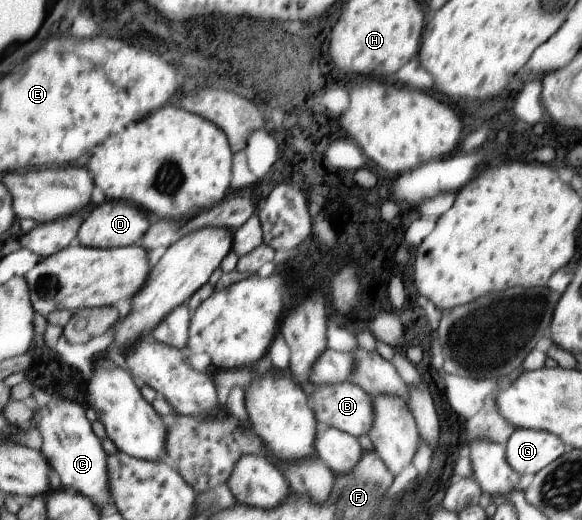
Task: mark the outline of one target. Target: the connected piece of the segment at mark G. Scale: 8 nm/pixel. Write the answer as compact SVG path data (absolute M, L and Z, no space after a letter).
M516 429L504 443L504 456L518 476L532 476L562 456L566 449L563 441L548 431Z

